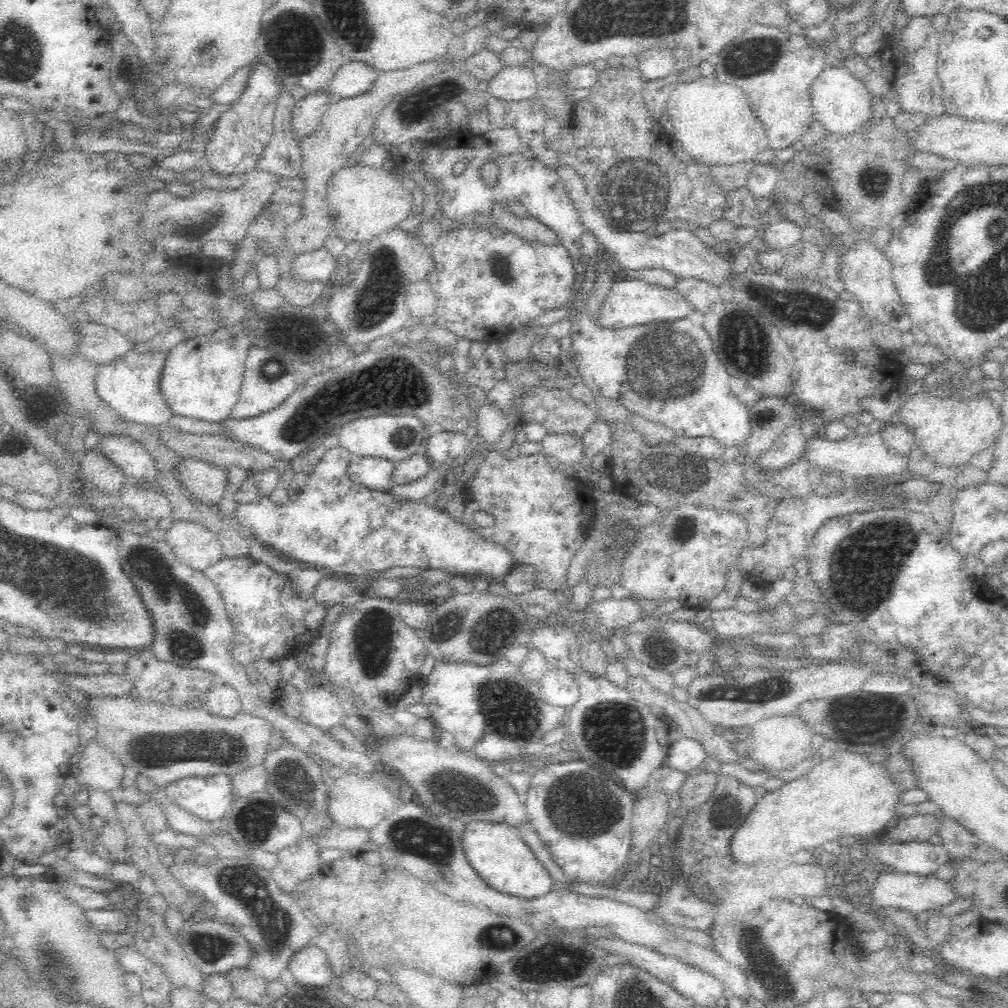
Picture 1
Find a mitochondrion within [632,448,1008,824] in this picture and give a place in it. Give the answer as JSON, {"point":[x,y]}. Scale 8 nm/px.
{"point":[867,570]}

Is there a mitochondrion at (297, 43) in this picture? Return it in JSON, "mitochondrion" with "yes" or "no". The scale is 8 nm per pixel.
{"mitochondrion":"yes"}

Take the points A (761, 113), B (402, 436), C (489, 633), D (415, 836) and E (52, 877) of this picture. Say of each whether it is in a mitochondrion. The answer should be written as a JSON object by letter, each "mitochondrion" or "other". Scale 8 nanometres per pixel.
{"A":"other","B":"mitochondrion","C":"mitochondrion","D":"mitochondrion","E":"other"}

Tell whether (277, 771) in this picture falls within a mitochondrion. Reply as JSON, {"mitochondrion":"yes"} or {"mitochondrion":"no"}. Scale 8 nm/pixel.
{"mitochondrion":"yes"}

